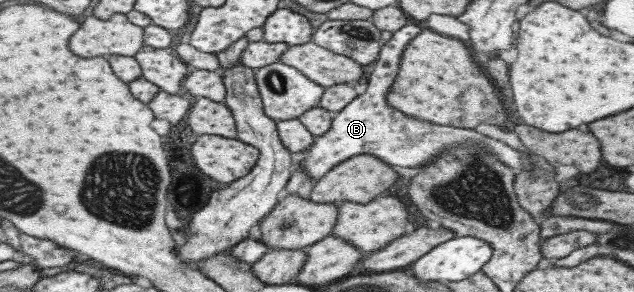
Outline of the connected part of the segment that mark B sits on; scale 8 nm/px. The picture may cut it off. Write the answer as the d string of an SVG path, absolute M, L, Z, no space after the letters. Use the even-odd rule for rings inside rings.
M404 24L400 29L392 32L392 36L384 42L384 45L381 45L380 53L371 66L372 71L368 75L364 93L357 95L347 106L333 113L328 130L320 136L314 137L314 142L307 149L292 156L294 167L297 164L297 167L303 170L312 182L322 178L330 169L342 164L342 161L350 160L358 155L370 155L390 167L420 168L430 164L443 152L453 149L456 145L462 145L462 143L476 145L476 147L485 146L485 151L491 154L495 161L508 167L514 173L518 169L533 169L533 161L528 159L528 155L524 151L513 149L496 139L480 135L473 129L431 124L412 116L406 116L386 105L386 92L398 72L398 62L400 62L398 59L402 56L400 53L402 53L402 49L406 48L404 45L414 38L414 35L418 35L421 29L422 27L415 24Z

